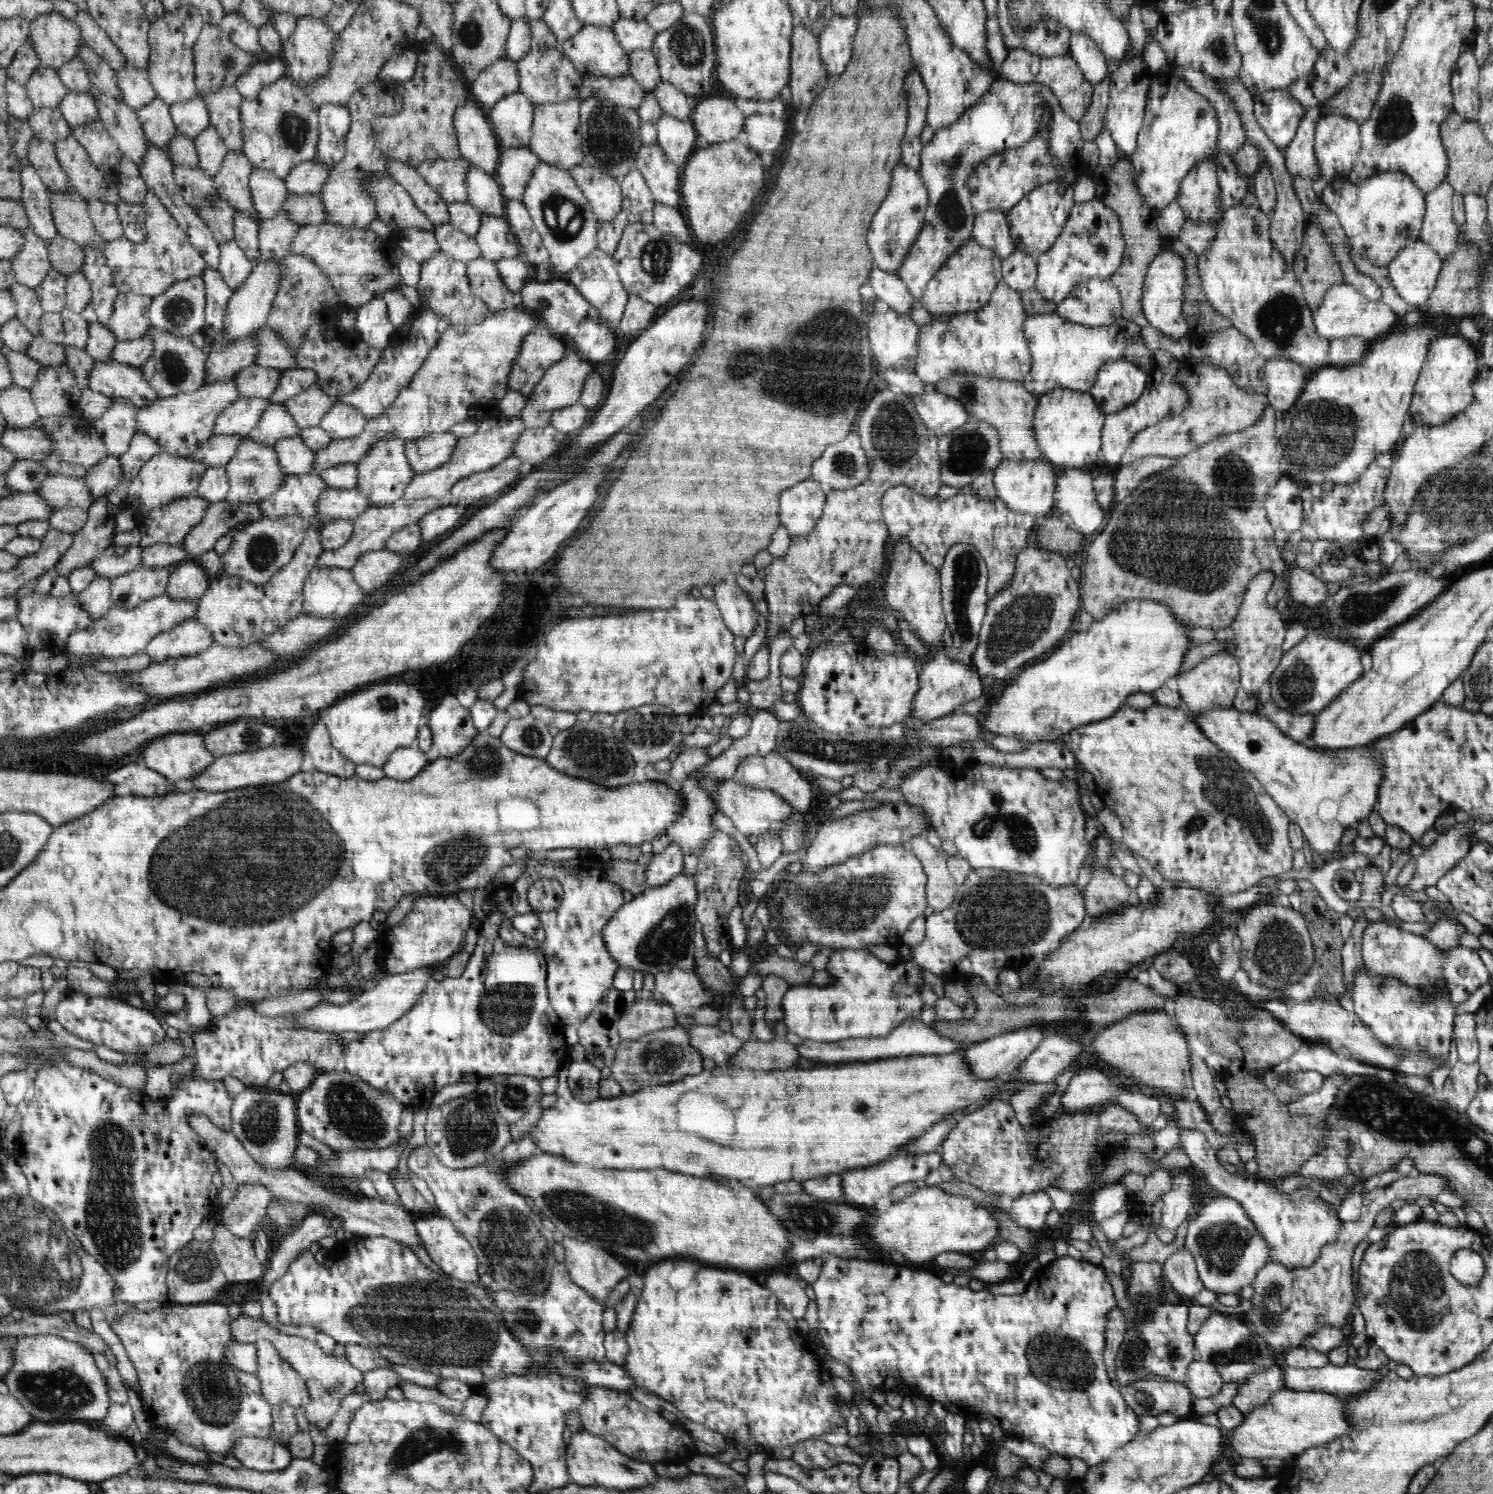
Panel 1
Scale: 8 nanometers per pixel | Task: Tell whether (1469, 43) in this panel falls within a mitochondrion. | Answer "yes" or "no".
no

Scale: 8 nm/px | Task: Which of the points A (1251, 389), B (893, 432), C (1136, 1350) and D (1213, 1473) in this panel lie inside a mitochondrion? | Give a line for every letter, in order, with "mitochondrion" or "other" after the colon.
A: other
B: mitochondrion
C: mitochondrion
D: other

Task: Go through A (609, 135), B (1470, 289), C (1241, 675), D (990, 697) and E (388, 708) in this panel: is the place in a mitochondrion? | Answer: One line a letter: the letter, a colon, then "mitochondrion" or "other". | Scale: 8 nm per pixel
A: mitochondrion
B: mitochondrion
C: other
D: other
E: mitochondrion

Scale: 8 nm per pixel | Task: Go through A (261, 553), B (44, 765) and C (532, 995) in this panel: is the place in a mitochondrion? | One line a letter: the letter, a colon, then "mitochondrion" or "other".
A: mitochondrion
B: other
C: mitochondrion

